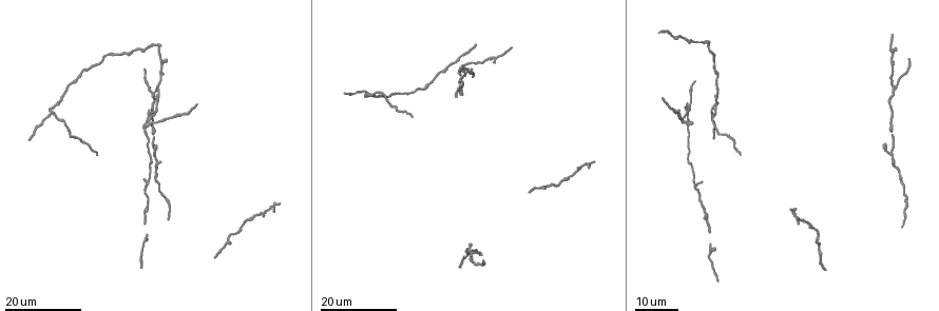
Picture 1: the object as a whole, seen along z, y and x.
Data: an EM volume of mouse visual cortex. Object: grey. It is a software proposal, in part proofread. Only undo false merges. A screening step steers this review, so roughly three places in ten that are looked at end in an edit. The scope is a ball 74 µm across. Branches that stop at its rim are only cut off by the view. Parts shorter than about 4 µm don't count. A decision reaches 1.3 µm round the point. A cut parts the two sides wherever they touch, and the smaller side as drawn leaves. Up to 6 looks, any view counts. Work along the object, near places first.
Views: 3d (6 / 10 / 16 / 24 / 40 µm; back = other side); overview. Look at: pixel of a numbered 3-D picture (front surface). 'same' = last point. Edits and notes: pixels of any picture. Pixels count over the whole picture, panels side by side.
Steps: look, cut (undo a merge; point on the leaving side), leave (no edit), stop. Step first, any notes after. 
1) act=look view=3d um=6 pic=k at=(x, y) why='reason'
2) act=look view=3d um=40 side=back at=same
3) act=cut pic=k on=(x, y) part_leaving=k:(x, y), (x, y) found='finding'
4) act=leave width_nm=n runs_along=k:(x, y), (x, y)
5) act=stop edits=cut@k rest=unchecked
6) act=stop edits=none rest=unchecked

act=look view=3d um=16 pic=1 at=(891, 154) why='side arm on a straight run'

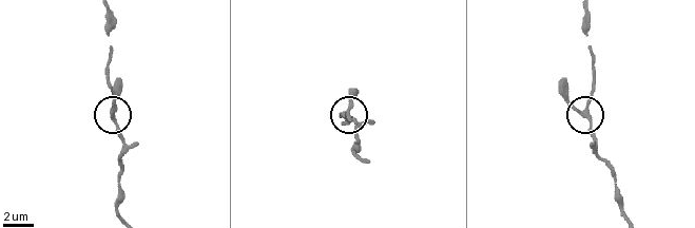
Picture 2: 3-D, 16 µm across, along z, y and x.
act=look view=3d um=10 pic=2 at=(350, 117) why='zoom in'

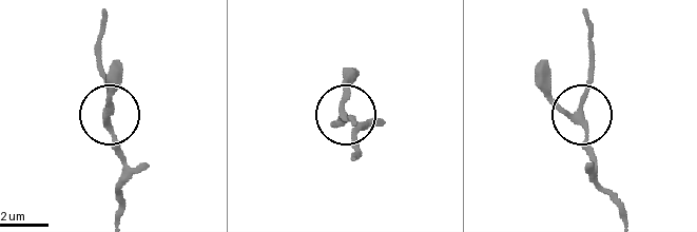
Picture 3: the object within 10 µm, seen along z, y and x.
act=leave side_arm_um=21 found='all the same cell'

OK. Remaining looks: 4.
act=look view=3d um=16 pic=1 at=(893, 87) why='small branch off a trunk'

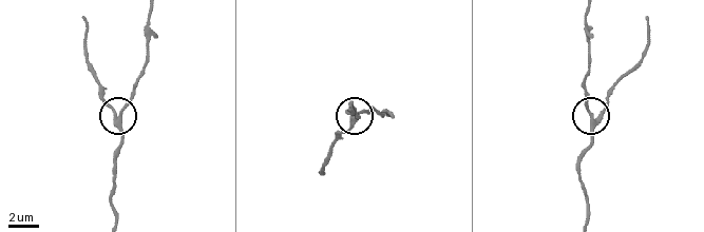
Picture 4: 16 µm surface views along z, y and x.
act=look view=3d um=6 pic=4 at=(118, 119) why='closer look'

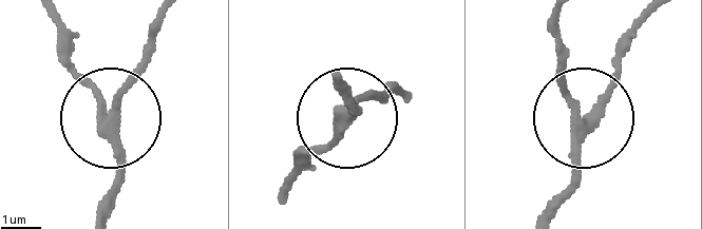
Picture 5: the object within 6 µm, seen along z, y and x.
act=leave width_nm=250 found='continuous, no second cell'

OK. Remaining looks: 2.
act=look view=3d um=16 pic=1 at=(712, 106) why='branch point'

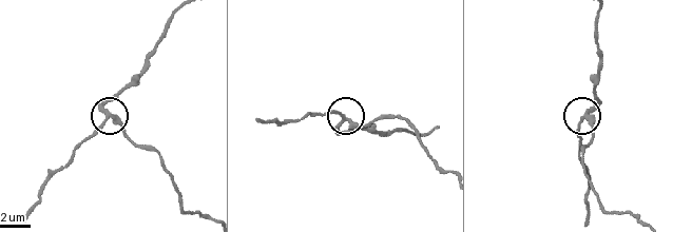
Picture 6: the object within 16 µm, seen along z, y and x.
act=look view=3d um=10 pic=6 at=(583, 117) why='closer look'

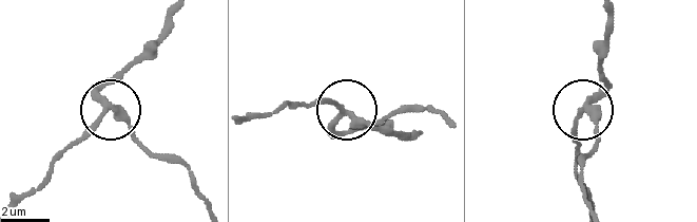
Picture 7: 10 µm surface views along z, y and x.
act=cut pic=7 on=(132, 129) arms=3 part_leaving=7:(111, 106), (144, 146), (181, 164), (206, 206) found='a second cell is stuck on'

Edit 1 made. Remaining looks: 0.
act=stop edits=cut@7 rest=unchecked

